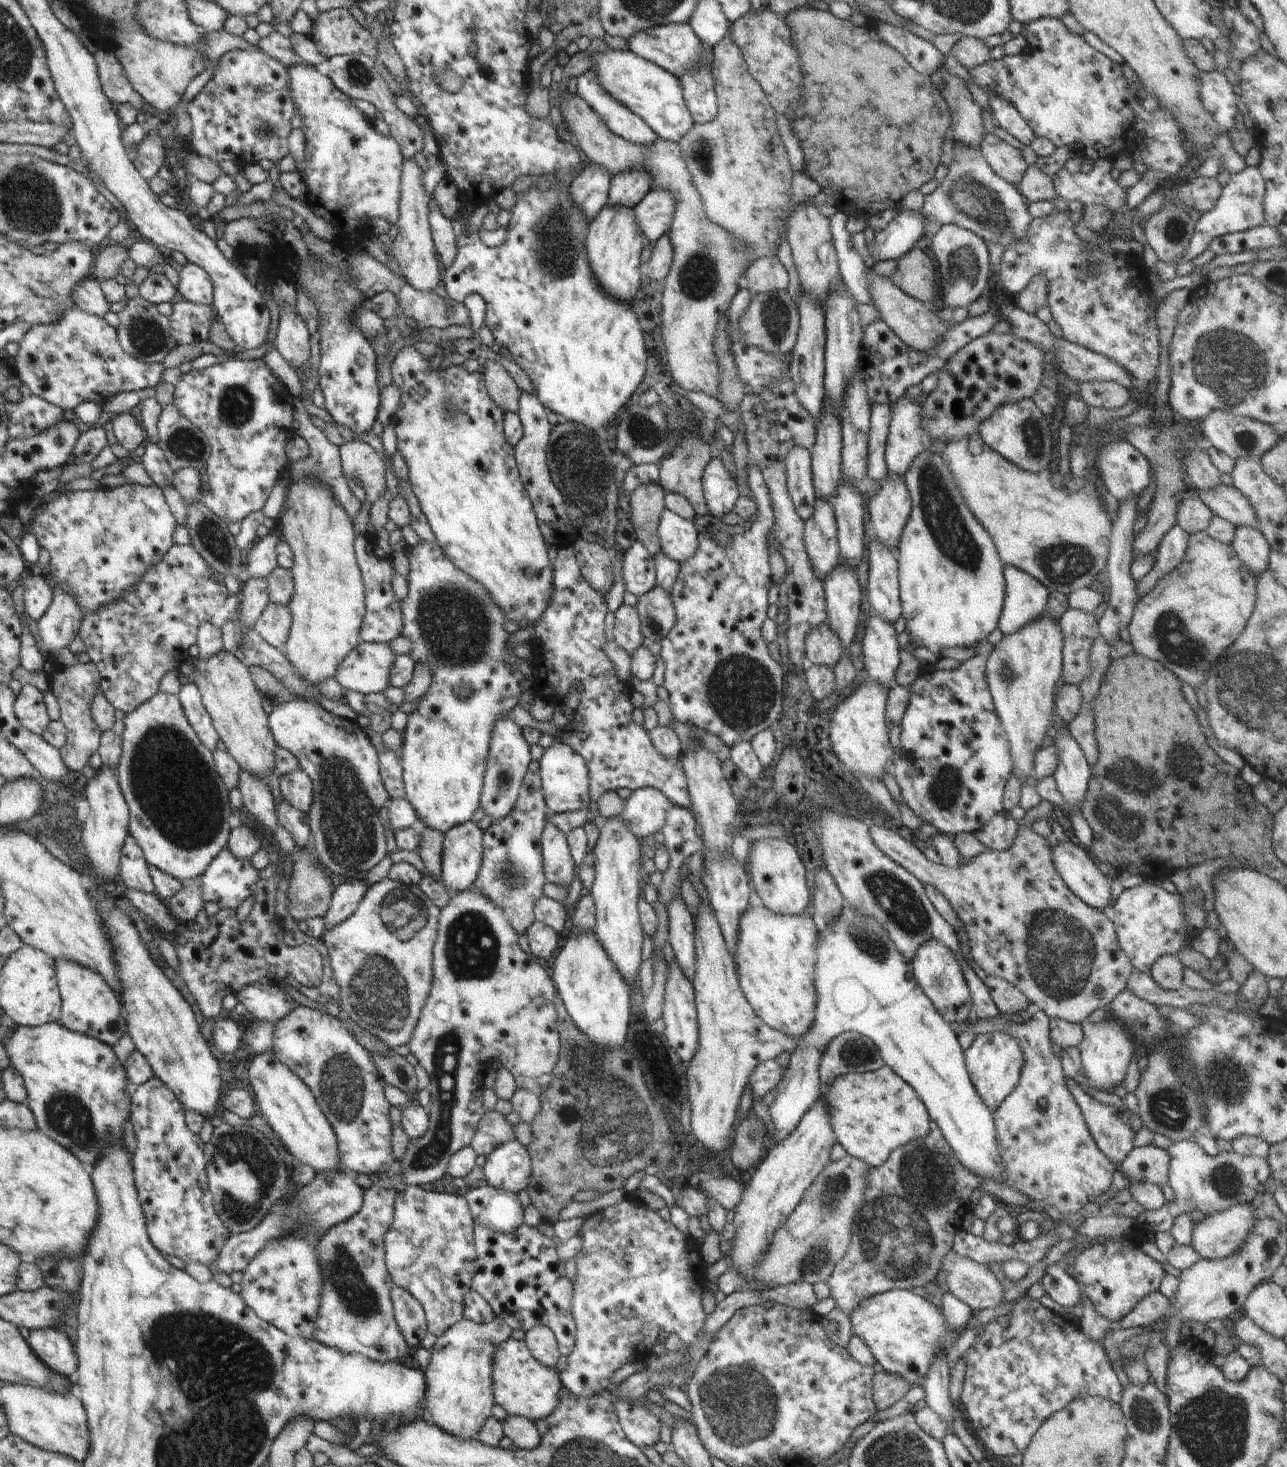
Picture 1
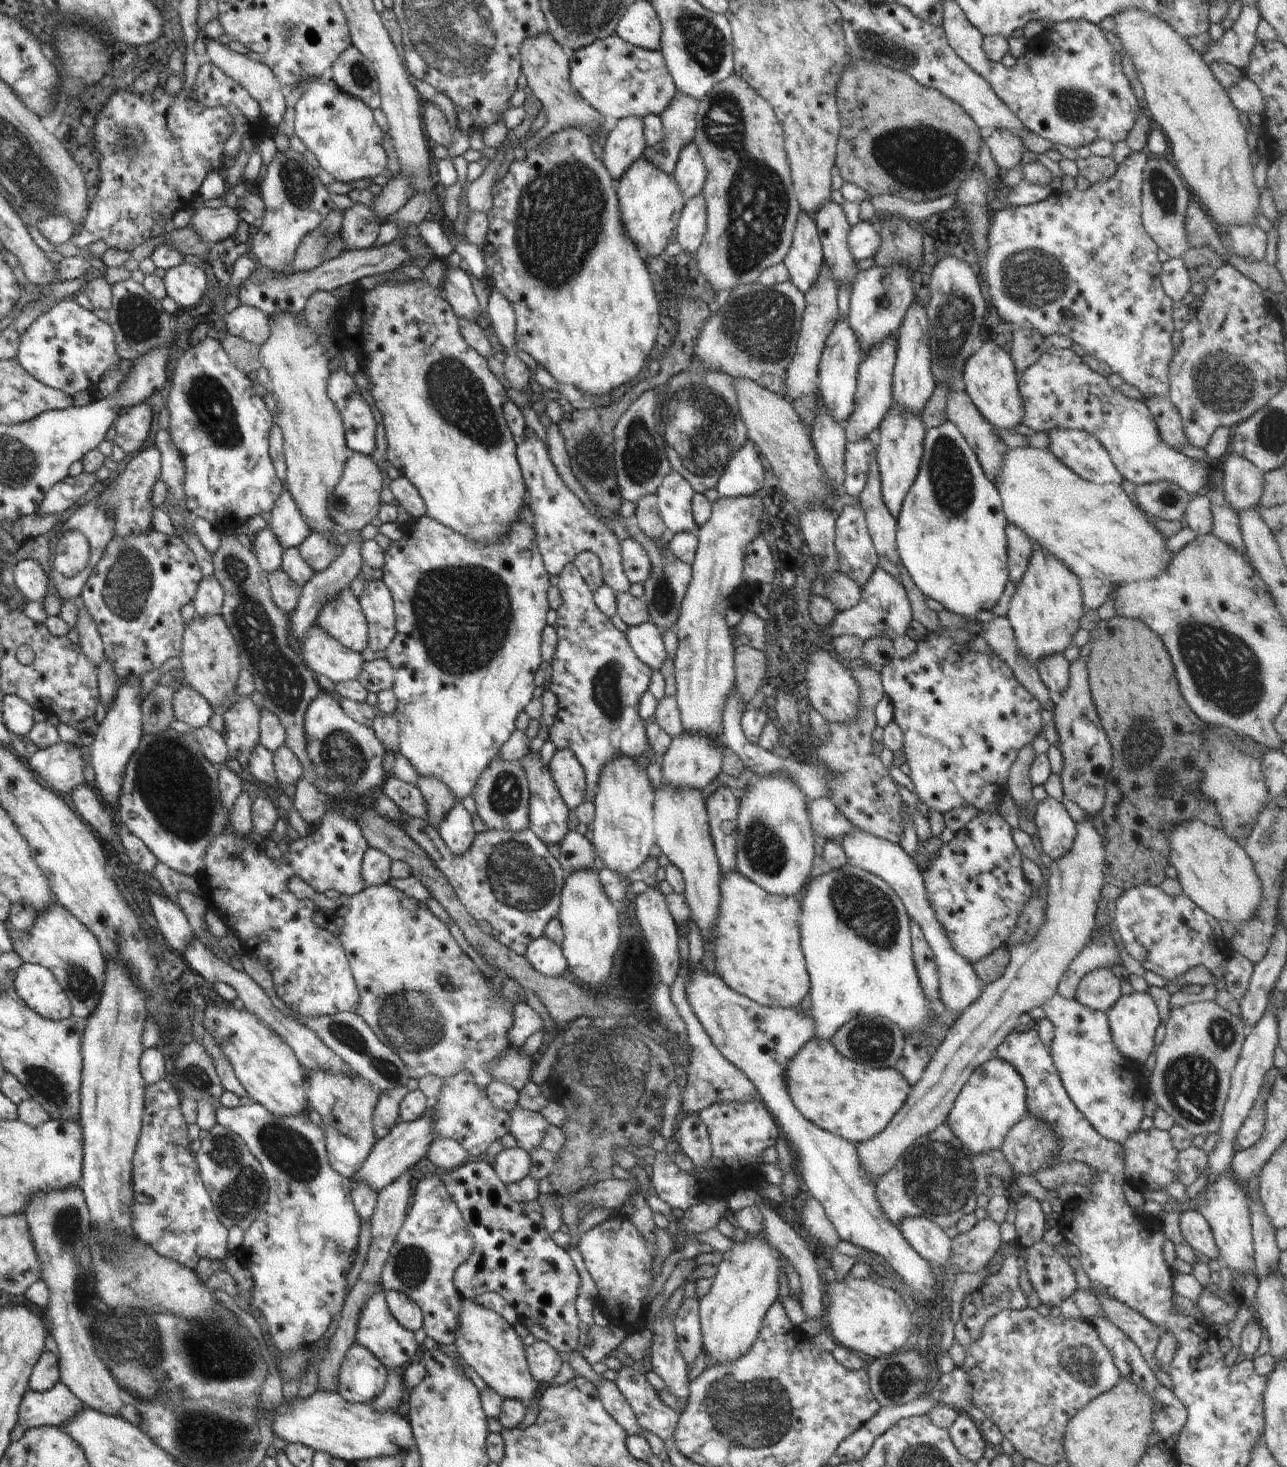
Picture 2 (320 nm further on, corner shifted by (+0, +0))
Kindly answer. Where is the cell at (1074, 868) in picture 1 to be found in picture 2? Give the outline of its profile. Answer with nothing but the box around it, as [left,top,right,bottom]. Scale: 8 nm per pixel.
[1033,797,1075,860]

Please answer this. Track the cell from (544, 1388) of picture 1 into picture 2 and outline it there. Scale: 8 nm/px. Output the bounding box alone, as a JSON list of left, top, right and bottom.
[454,1298,538,1404]

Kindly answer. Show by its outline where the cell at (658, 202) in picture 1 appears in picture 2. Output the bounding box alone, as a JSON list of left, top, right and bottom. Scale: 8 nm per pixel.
[673,141,707,200]

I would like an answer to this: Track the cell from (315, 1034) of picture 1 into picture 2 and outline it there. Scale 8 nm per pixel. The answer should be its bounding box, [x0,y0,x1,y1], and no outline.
[306,1069,378,1179]

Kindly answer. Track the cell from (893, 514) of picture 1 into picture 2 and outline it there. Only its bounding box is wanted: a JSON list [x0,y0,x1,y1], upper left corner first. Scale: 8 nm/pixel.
[874,404,926,519]

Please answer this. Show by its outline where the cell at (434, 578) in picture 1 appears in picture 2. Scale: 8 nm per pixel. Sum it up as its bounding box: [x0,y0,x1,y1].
[382,505,551,802]

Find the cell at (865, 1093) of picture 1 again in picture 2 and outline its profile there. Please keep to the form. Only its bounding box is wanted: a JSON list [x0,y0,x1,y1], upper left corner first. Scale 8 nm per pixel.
[784,1039,911,1144]

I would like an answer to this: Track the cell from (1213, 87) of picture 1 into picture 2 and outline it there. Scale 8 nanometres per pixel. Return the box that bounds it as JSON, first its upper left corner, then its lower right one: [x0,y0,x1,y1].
[1225,76,1267,115]

